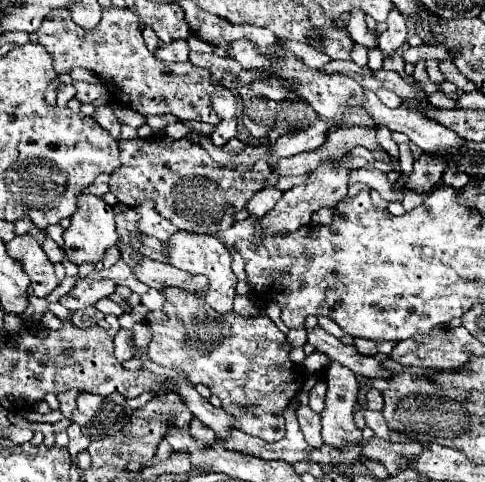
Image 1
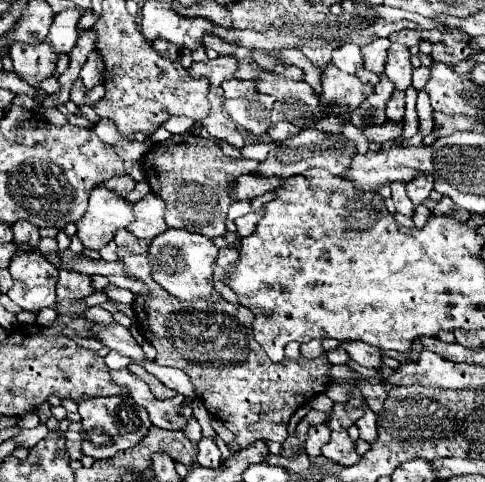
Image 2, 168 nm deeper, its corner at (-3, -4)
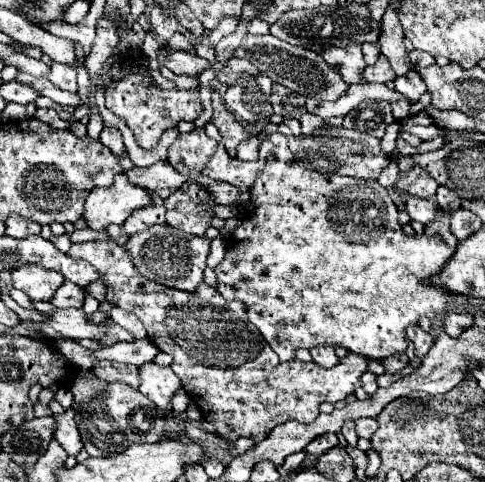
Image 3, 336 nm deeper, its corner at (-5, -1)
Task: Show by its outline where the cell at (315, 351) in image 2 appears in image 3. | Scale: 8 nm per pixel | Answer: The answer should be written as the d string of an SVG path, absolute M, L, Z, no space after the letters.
M331 345L313 347L313 349L311 349L311 357L313 357L313 361L319 363L321 367L333 367L333 365L339 361L339 357L335 355L335 351L333 351Z

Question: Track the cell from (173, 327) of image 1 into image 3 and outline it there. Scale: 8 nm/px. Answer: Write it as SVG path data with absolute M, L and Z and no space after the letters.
M105 239L105 241L75 243L75 245L71 245L69 255L71 255L71 257L81 257L81 259L89 261L91 265L95 265L95 269L101 269L101 273L105 273L103 281L107 283L107 287L109 287L109 283L111 283L111 301L113 301L115 305L119 305L121 309L135 313L135 315L143 321L143 325L145 325L145 329L147 329L147 337L149 337L161 351L165 351L165 353L169 353L169 355L173 357L171 369L177 373L177 377L181 377L187 395L197 403L197 407L201 409L203 417L205 417L207 421L211 421L211 423L217 427L217 433L219 433L223 439L233 439L233 435L235 435L235 437L247 437L247 439L251 439L251 441L257 443L257 441L261 441L261 437L265 437L265 433L269 433L269 429L273 429L273 425L281 425L281 423L285 423L285 421L289 421L289 419L297 419L297 421L301 421L301 423L309 423L309 421L313 421L313 419L317 417L317 413L319 413L319 409L317 409L319 403L323 403L323 401L329 401L329 403L343 401L347 395L351 395L351 393L361 385L361 383L359 383L359 377L367 371L367 361L365 361L365 357L355 355L355 353L349 353L345 359L341 359L341 361L339 361L335 367L331 367L331 369L325 369L325 367L317 365L315 361L301 363L301 361L293 359L293 361L289 361L289 363L279 363L277 353L267 345L267 341L261 337L259 329L257 329L253 323L247 321L247 309L245 309L245 305L243 305L241 301L227 301L227 299L223 299L221 293L217 293L217 289L215 289L215 287L209 287L207 283L201 283L201 285L197 287L197 293L185 293L185 291L169 289L169 287L165 287L165 285L159 285L159 283L155 283L155 281L149 281L149 279L145 279L141 273L135 273L135 271L133 271L133 257L129 255L129 251L127 251L125 247L117 245L115 241Z

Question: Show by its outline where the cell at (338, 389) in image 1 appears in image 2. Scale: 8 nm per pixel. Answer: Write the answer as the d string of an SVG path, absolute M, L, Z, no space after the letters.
M341 430L341 432L331 432L331 440L321 448L321 454L341 466L353 466L361 460L361 456L353 448L355 444L351 442L347 430Z

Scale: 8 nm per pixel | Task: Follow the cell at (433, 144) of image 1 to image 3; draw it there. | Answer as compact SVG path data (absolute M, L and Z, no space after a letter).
M347 45L343 49L327 47L321 55L327 61L327 65L331 65L339 71L339 75L343 77L345 83L353 85L353 83L363 81L365 59L363 59L363 53L361 53L359 45Z

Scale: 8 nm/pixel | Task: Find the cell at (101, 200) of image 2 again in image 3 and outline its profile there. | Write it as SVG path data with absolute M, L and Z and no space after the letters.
M121 173L109 187L95 187L85 201L85 221L93 231L105 231L111 223L123 225L133 209L151 205L145 187L133 185Z

